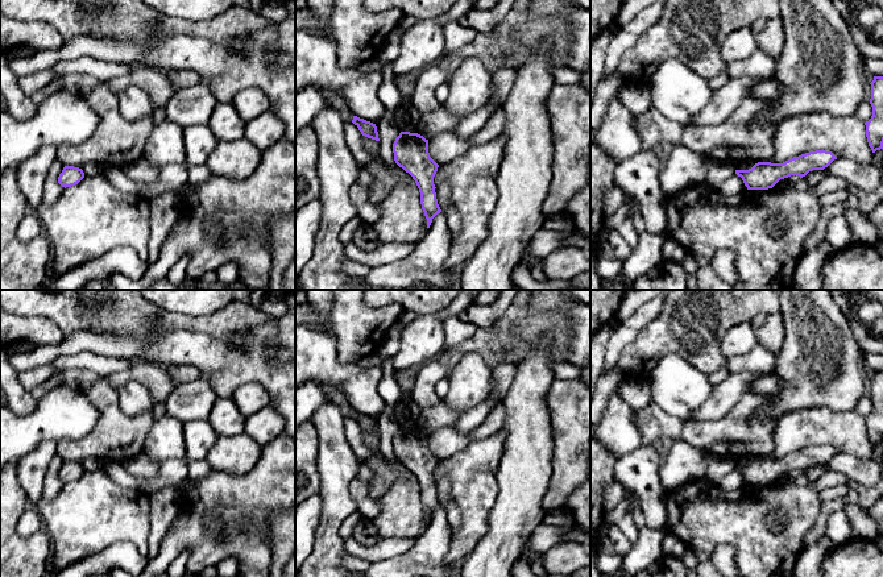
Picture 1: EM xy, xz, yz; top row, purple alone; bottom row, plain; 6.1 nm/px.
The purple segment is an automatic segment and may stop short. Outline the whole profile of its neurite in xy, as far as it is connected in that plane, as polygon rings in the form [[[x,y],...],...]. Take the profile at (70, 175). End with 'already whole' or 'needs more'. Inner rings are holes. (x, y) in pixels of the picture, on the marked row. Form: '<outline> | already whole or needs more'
[[[65,166],[58,177],[58,183],[66,188],[78,184],[83,178],[84,173],[82,169],[74,166]]] | already whole

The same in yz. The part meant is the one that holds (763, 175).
[[[816,150],[793,157],[783,163],[758,162],[749,170],[735,170],[747,190],[768,190],[791,175],[805,177],[812,170],[824,170],[837,157],[832,151]]] | already whole

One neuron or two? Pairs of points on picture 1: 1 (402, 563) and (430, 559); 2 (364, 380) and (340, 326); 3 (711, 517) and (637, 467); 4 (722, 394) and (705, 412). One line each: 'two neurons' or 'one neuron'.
1: one neuron
2: two neurons
3: two neurons
4: one neuron

